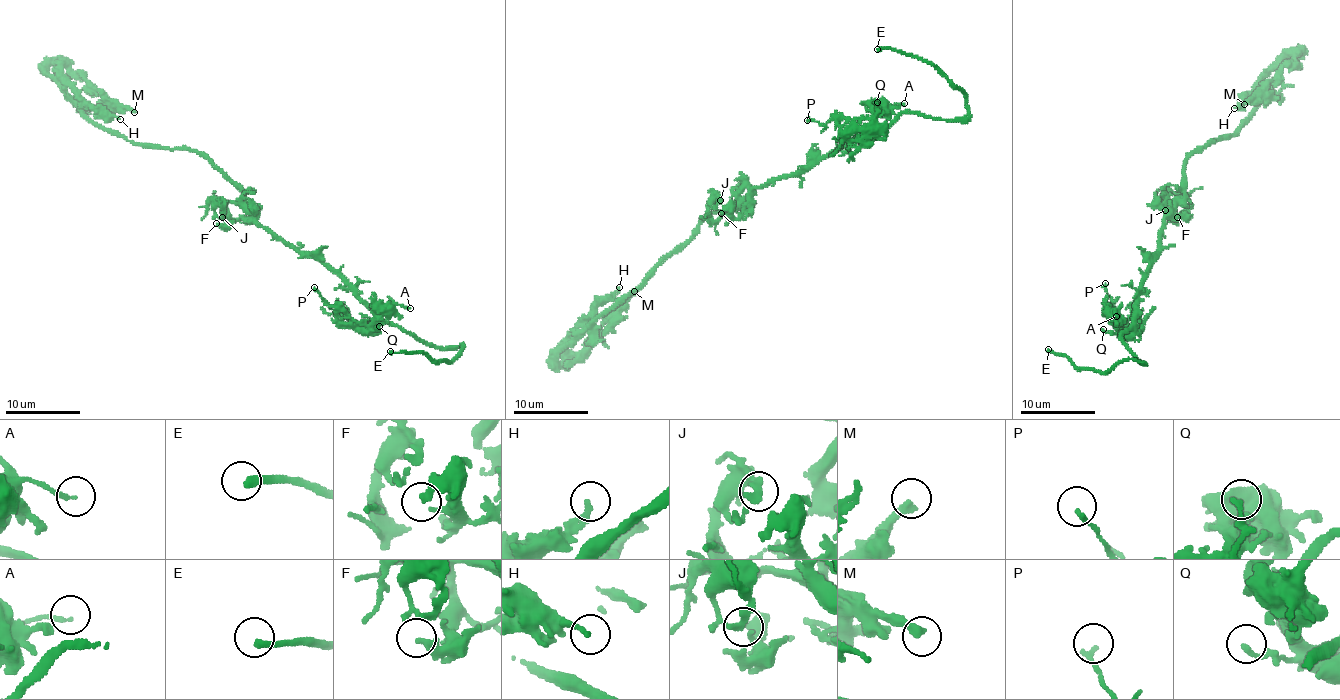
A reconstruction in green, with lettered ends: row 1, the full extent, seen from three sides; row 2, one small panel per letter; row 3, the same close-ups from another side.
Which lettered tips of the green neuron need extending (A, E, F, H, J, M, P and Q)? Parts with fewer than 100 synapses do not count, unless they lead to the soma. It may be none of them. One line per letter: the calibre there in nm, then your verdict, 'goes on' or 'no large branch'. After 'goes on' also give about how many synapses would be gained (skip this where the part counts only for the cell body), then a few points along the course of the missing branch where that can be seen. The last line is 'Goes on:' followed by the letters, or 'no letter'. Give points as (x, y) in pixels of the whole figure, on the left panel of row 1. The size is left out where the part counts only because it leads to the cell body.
A: 140 nm thick; no large branch
E: 300 nm thick; goes on; missing branch runs (390, 351), (345, 349), (349, 364), (383, 400), (413, 400)
F: 240 nm thick; no large branch
H: 200 nm thick; no large branch
J: 170 nm thick; no large branch
M: 320 nm thick; no large branch
P: 180 nm thick; no large branch
Q: 190 nm thick; no large branch
Goes on: E

